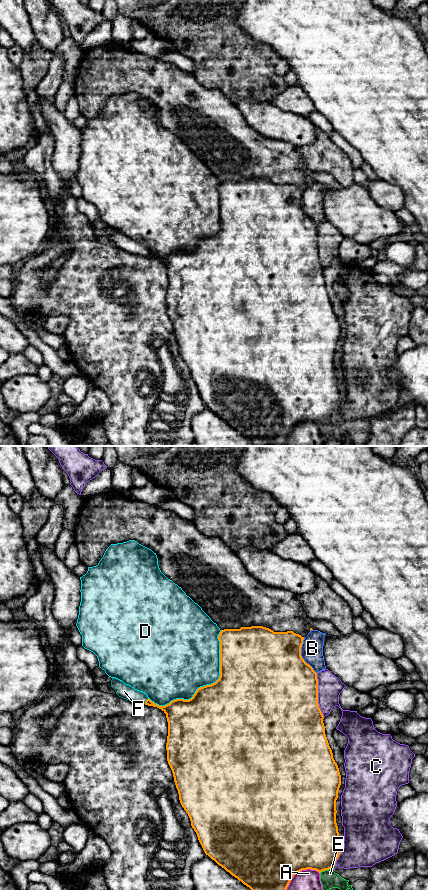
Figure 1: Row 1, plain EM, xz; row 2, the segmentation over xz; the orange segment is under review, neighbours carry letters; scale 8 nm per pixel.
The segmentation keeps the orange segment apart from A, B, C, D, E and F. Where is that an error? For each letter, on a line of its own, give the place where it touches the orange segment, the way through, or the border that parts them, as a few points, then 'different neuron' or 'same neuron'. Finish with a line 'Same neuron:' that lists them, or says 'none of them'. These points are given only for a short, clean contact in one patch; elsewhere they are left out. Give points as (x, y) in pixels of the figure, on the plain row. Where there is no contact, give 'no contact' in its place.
A: xz (297, 424) | different neuron
B: xz (300, 207) | different neuron
C: xz (317, 247) | different neuron
D: xz (206, 237) | different neuron
E: xz (324, 422) | different neuron
F: xz (145, 253) | across xz (174, 263), (145, 253), (124, 243) | same neuron
Same neuron: F

